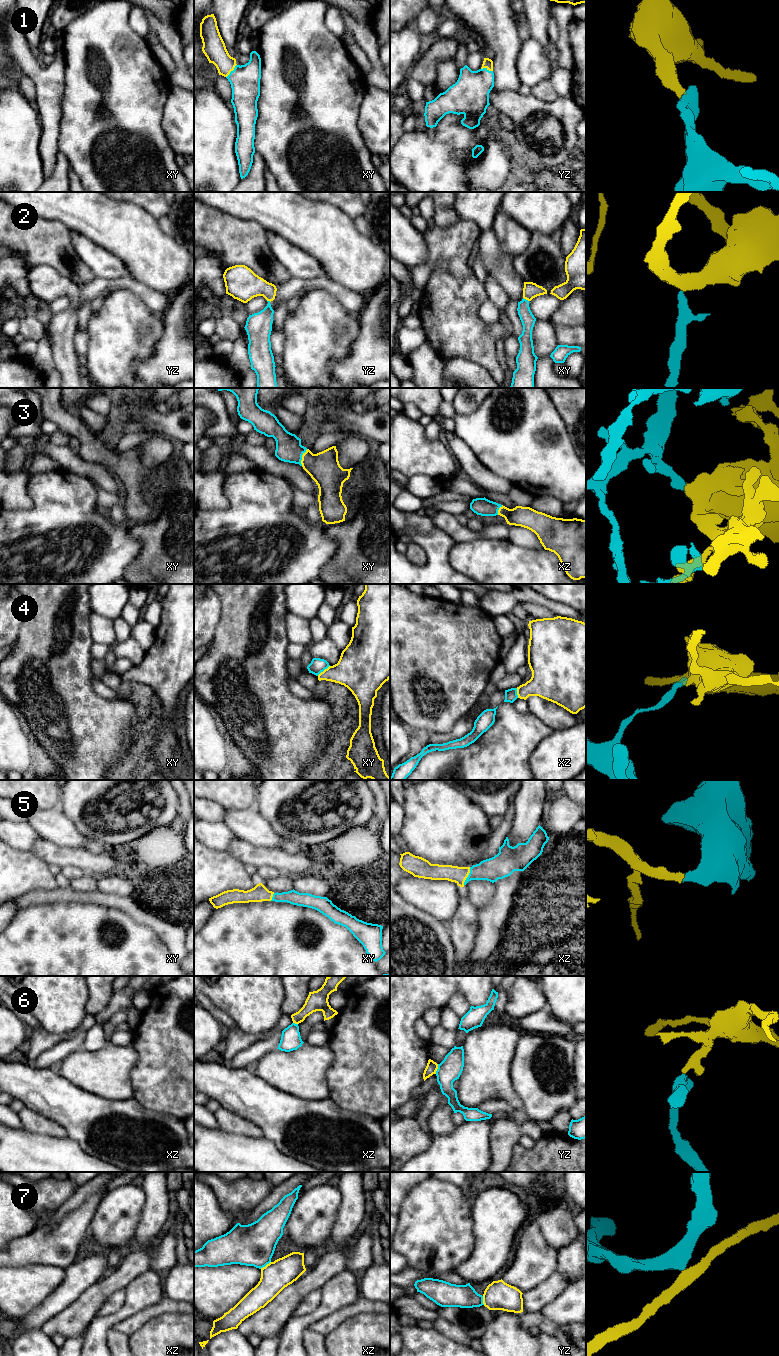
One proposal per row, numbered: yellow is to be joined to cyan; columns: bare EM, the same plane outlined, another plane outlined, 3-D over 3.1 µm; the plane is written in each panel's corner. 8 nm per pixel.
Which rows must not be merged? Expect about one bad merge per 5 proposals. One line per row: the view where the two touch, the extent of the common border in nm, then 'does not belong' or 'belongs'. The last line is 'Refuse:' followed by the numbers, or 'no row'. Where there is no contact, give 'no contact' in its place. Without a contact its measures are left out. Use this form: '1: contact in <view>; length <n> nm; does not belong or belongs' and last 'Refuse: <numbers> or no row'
1: contact in xy; length 140 nm; belongs
2: contact in xy; length 60 nm; belongs
3: contact in xy; length 140 nm; belongs
4: contact in xy; length 130 nm; does not belong
5: contact in xz; length 160 nm; belongs
6: contact in yz; length 80 nm; does not belong
7: contact in xz; length 110 nm; does not belong
Refuse: 4, 6, 7

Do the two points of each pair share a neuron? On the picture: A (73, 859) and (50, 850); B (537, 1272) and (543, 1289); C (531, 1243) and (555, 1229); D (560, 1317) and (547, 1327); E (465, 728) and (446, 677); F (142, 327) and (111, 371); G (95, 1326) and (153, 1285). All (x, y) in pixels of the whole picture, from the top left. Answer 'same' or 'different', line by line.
A: same
B: different
C: different
D: different
E: different
F: same
G: same

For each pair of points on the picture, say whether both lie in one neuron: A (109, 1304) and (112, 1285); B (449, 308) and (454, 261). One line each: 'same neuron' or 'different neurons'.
A: different neurons
B: same neuron

